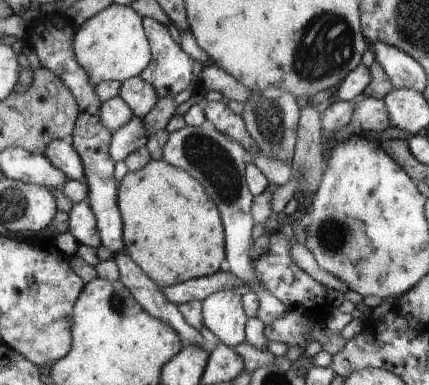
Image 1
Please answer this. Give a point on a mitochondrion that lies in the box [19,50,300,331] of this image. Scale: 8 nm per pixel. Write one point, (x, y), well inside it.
(208, 157)

